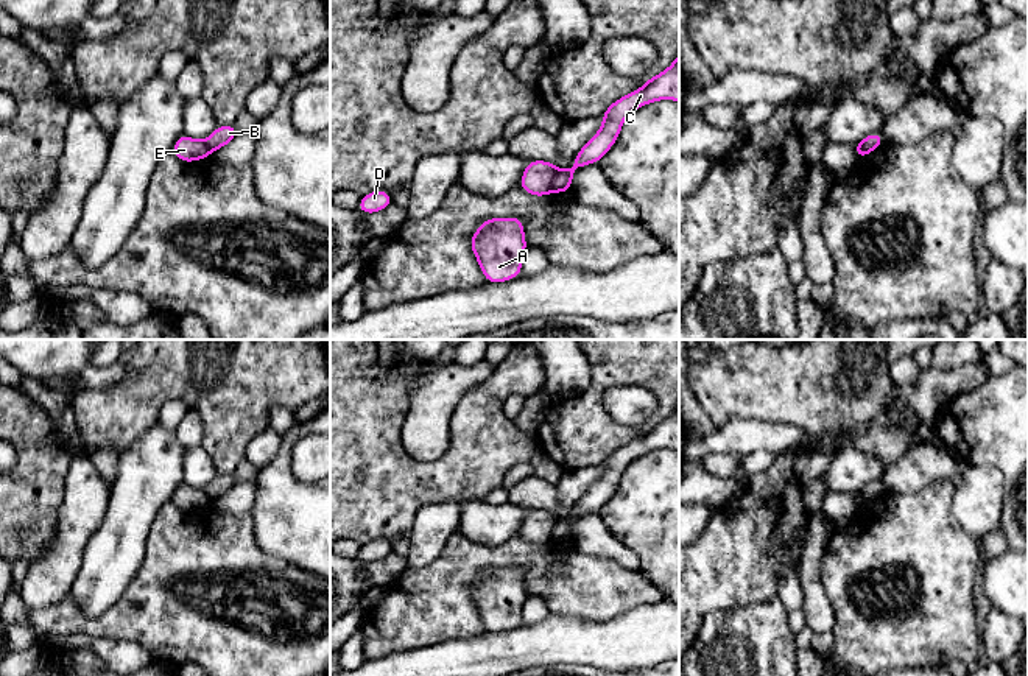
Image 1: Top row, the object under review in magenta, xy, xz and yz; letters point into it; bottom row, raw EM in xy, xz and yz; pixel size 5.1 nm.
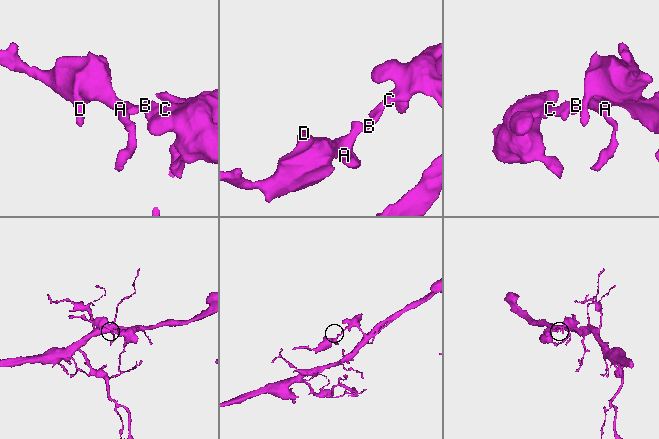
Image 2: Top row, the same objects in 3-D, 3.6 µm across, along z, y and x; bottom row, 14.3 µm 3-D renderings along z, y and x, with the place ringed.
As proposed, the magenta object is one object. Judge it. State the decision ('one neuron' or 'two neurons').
two neurons

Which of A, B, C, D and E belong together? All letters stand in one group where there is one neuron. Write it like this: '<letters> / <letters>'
A D E / B C

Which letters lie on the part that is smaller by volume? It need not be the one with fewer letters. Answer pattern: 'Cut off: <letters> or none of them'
Cut off: A, D, E

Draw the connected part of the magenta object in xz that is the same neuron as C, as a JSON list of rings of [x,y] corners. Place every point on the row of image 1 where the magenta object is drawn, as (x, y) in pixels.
[[[679,53],[667,70],[660,72],[657,76],[651,76],[640,89],[614,101],[601,114],[604,120],[600,131],[573,157],[572,168],[558,170],[551,190],[556,193],[572,190],[575,171],[583,165],[600,162],[617,142],[626,117],[632,111],[659,100],[679,101]]]

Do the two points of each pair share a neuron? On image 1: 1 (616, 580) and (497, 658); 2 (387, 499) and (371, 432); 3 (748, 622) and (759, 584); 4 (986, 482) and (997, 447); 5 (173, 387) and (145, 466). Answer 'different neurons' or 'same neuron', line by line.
1: different neurons
2: same neuron
3: different neurons
4: different neurons
5: different neurons

